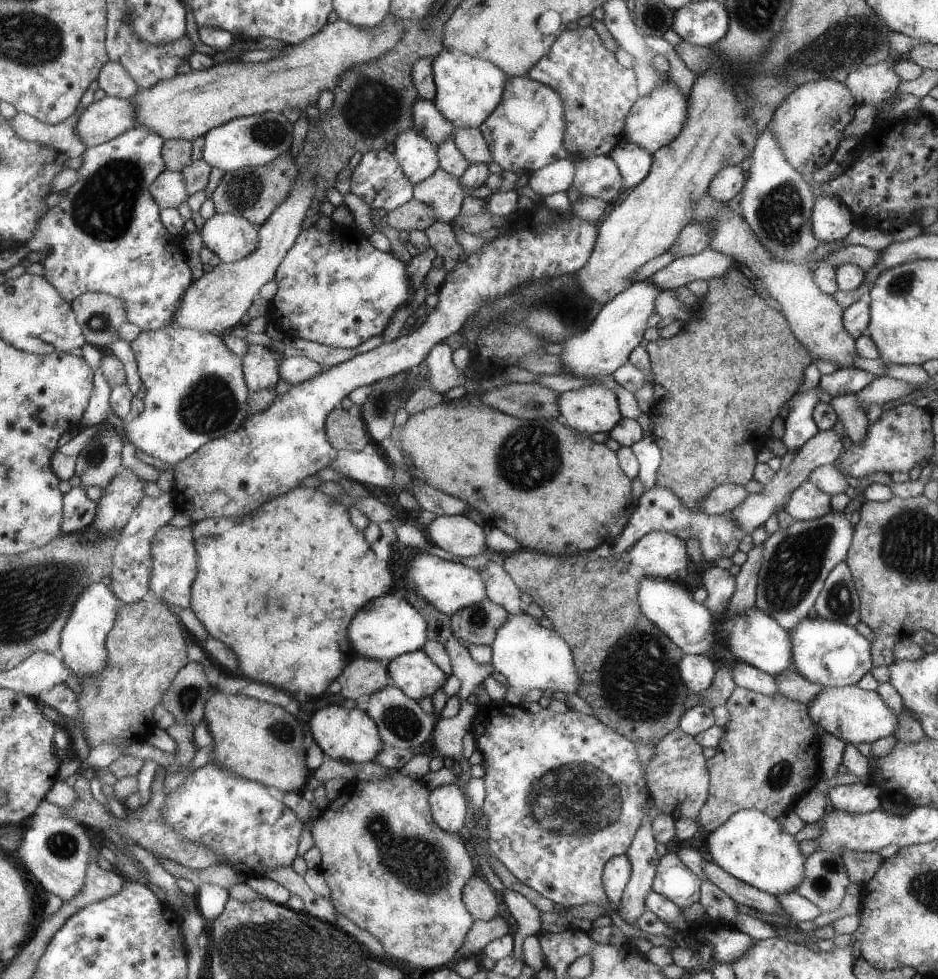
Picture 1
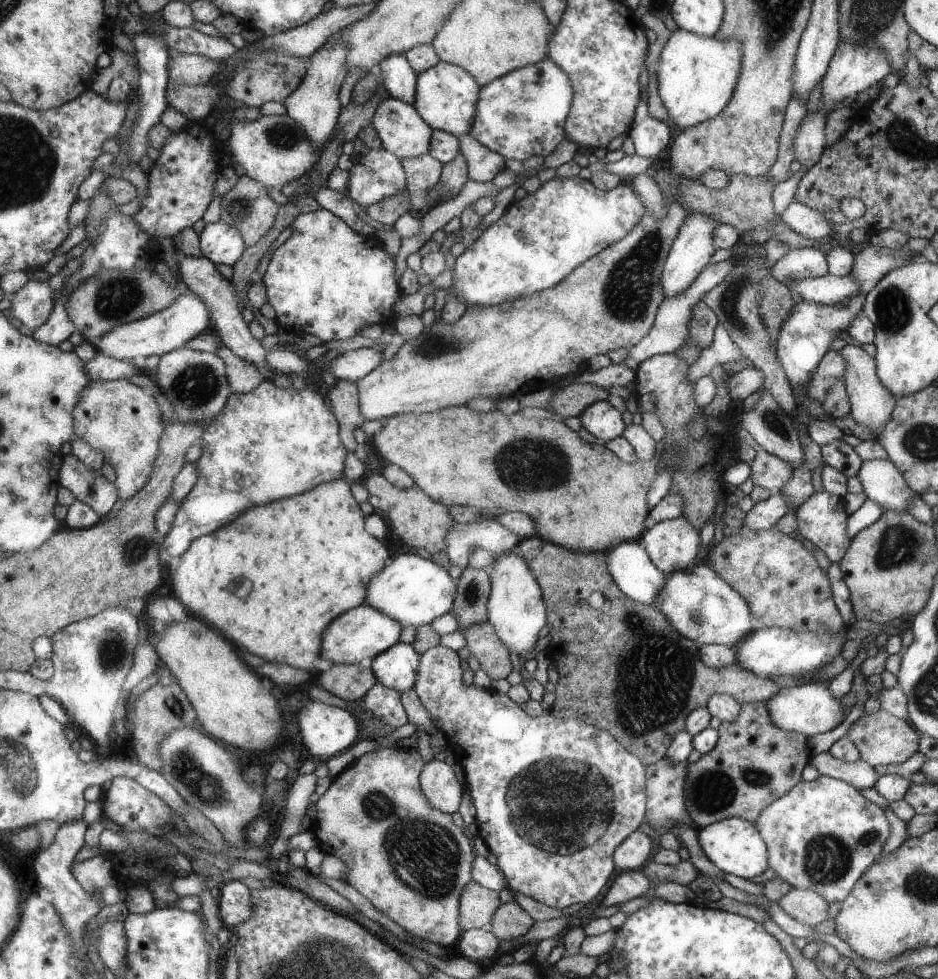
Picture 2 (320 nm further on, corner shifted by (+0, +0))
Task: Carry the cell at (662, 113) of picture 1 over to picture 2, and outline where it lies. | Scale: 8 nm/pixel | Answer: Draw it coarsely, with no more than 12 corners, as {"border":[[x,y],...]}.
{"border":[[675,29],[657,62],[672,130],[719,114],[741,43]]}

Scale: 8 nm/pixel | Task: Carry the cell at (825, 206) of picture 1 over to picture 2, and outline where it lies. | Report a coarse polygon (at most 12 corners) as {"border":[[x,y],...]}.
{"border":[[790,203],[779,220],[806,239],[833,239],[820,212]]}

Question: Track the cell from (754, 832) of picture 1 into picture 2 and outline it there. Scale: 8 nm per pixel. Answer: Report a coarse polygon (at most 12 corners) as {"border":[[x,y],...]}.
{"border":[[729,817],[697,829],[704,855],[748,880],[768,868],[753,823]]}

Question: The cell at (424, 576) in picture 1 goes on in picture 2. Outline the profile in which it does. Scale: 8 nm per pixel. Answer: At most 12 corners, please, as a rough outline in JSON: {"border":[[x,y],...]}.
{"border":[[404,553],[369,581],[364,603],[404,627],[449,611],[455,582]]}

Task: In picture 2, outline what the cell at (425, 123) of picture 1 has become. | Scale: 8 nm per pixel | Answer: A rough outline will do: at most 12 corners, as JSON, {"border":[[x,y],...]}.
{"border":[[407,54],[378,66],[391,97],[415,104],[418,72]]}

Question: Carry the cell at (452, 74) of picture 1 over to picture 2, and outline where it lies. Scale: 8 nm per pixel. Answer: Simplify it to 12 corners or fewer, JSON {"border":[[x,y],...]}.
{"border":[[441,61],[418,74],[414,105],[434,130],[472,128],[480,87]]}

